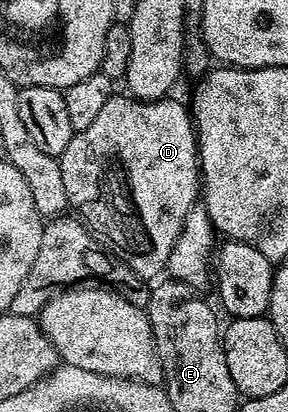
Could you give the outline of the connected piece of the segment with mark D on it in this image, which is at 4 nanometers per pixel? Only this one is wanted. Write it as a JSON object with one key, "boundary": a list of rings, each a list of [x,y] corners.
{"boundary":[[[114,94],[107,98],[101,113],[87,130],[73,133],[67,150],[59,157],[69,208],[90,232],[102,241],[110,240],[117,247],[116,259],[131,266],[131,270],[147,282],[168,269],[171,250],[183,230],[187,214],[198,203],[202,187],[191,112],[173,99],[137,100],[128,94]]]}

